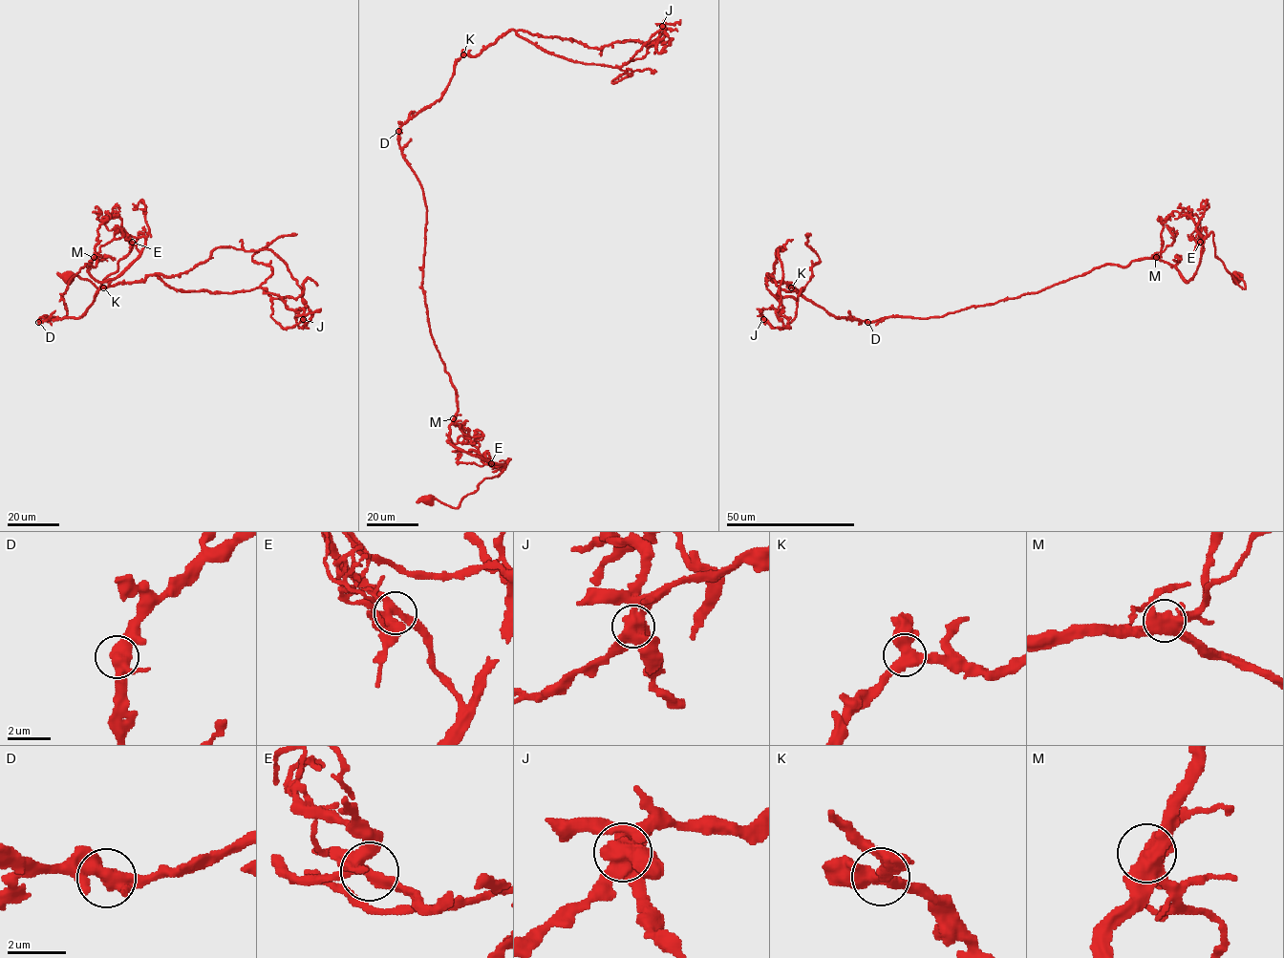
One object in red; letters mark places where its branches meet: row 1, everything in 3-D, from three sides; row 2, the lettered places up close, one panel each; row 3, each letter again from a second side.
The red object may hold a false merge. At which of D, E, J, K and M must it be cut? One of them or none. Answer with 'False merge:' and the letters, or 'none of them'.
False merge: J

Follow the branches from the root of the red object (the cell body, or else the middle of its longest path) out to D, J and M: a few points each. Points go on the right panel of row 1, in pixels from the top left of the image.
D: (1236, 277), (1244, 288), (1214, 254), (1213, 233), (1174, 211), (1158, 256), (940, 317), (867, 322)
J: (1236, 277), (1174, 211), (1160, 255), (1037, 292), (867, 322), (767, 274), (803, 289), (784, 327), (763, 319)
M: (1236, 277), (1244, 288), (1214, 254), (1213, 233), (1203, 237), (1190, 216), (1176, 211), (1164, 223), (1156, 257)

